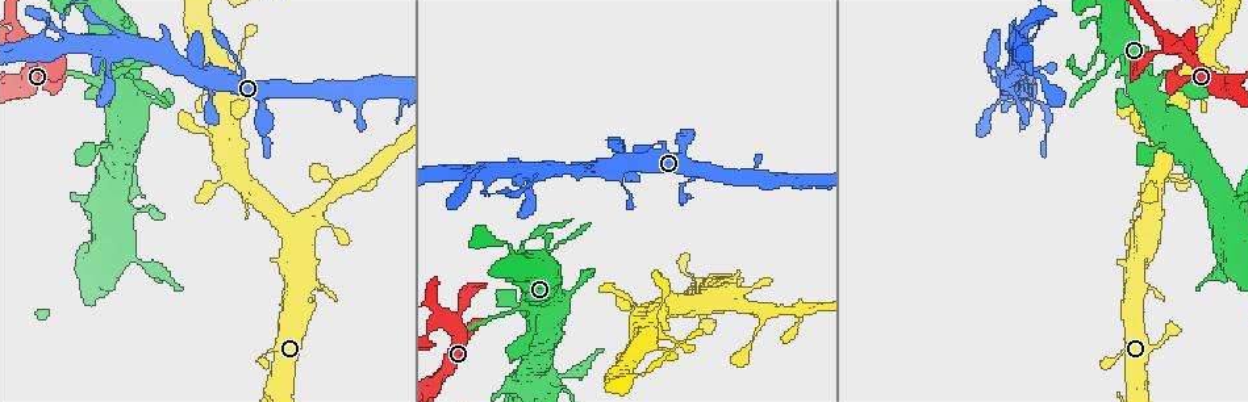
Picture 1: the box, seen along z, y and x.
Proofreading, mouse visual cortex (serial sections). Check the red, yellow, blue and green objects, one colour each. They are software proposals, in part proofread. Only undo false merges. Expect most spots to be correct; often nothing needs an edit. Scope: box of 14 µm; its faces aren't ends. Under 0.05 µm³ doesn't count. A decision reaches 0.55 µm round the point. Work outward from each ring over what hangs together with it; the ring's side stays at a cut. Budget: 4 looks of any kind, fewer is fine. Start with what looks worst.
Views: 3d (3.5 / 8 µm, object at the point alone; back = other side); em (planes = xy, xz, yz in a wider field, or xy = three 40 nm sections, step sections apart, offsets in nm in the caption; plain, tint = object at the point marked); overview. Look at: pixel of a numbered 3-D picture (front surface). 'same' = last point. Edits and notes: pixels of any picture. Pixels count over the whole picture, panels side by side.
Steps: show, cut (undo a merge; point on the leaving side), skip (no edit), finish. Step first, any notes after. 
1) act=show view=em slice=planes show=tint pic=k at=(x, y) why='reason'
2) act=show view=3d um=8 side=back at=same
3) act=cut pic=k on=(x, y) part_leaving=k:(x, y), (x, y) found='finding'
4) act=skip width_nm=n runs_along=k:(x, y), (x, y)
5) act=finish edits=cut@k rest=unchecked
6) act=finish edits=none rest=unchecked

act=show view=3d um=3.5 pic=1 at=(1103, 46)

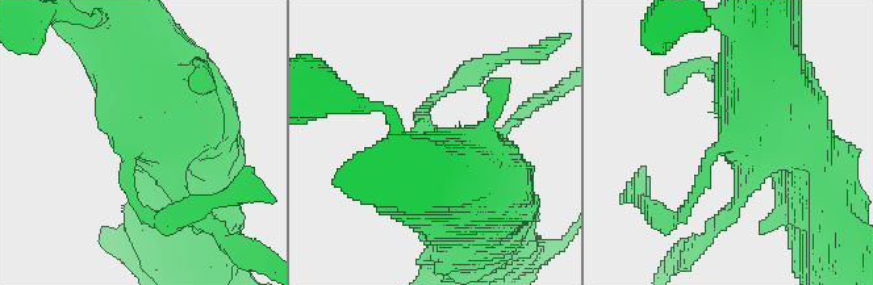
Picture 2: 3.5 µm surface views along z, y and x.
act=show view=em slice=xy step=2 show=tint pic=2 at=(129, 146)

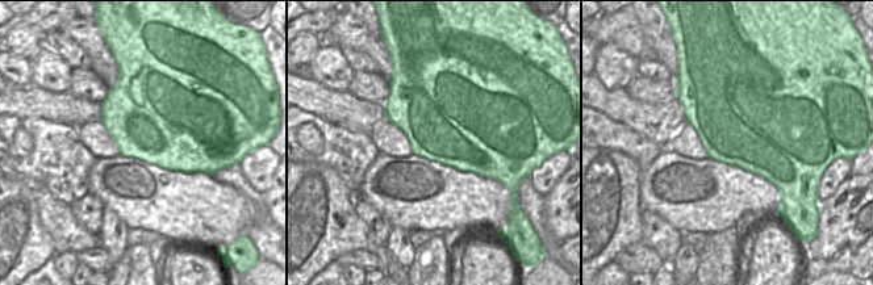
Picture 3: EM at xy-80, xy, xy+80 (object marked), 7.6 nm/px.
act=skip runs_along=2:(790, 130), (719, 146), (683, 214) found='continuous, no second cell'

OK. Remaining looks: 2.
act=show view=3d um=8 pic=1 at=(1135, 66) why='abrupt turn'

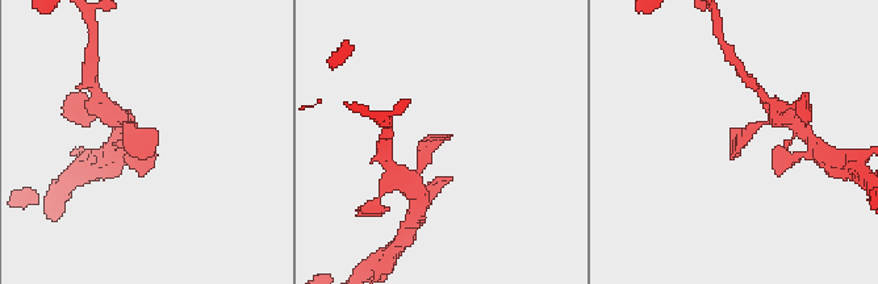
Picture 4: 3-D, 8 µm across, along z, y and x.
act=show view=em slice=xy step=5 show=tint pic=4 at=(139, 143) why='shape alone is not enough'

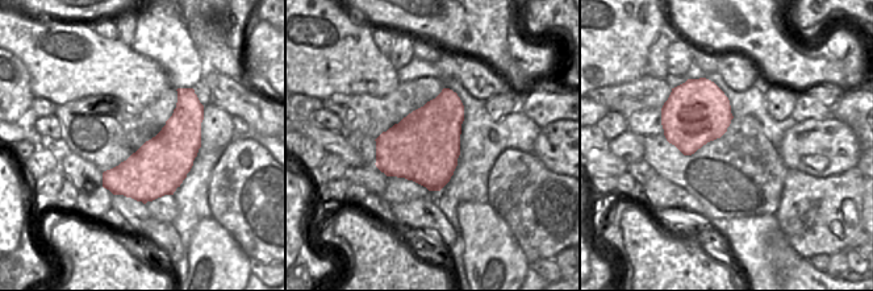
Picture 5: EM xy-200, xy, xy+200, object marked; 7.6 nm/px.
act=skip runs_along=4:(418, 170), (423, 154), (452, 136) found='continuous, no second cell'

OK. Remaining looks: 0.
act=finish edits=none rest=unchecked

